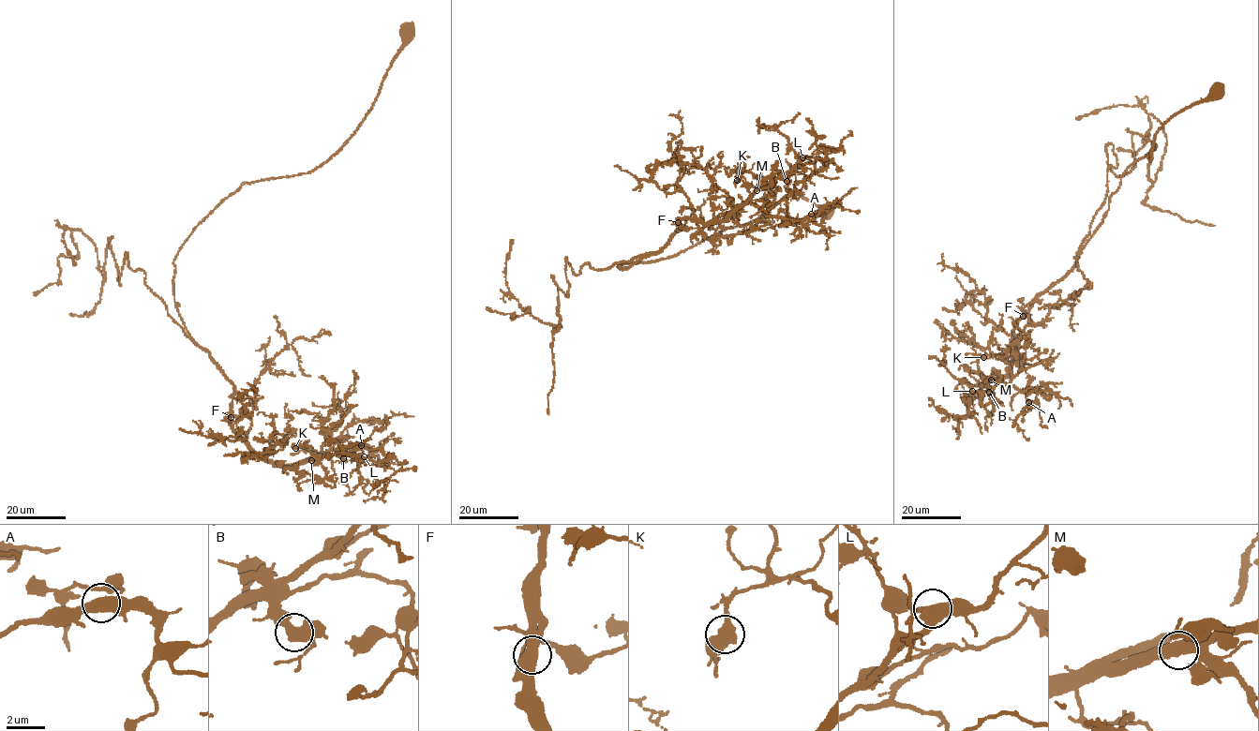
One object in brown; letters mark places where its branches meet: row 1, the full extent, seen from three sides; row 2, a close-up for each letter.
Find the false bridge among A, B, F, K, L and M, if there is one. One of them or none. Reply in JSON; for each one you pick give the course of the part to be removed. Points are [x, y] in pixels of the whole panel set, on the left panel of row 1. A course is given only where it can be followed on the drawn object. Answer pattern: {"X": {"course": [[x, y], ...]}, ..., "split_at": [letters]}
{"split_at": []}

